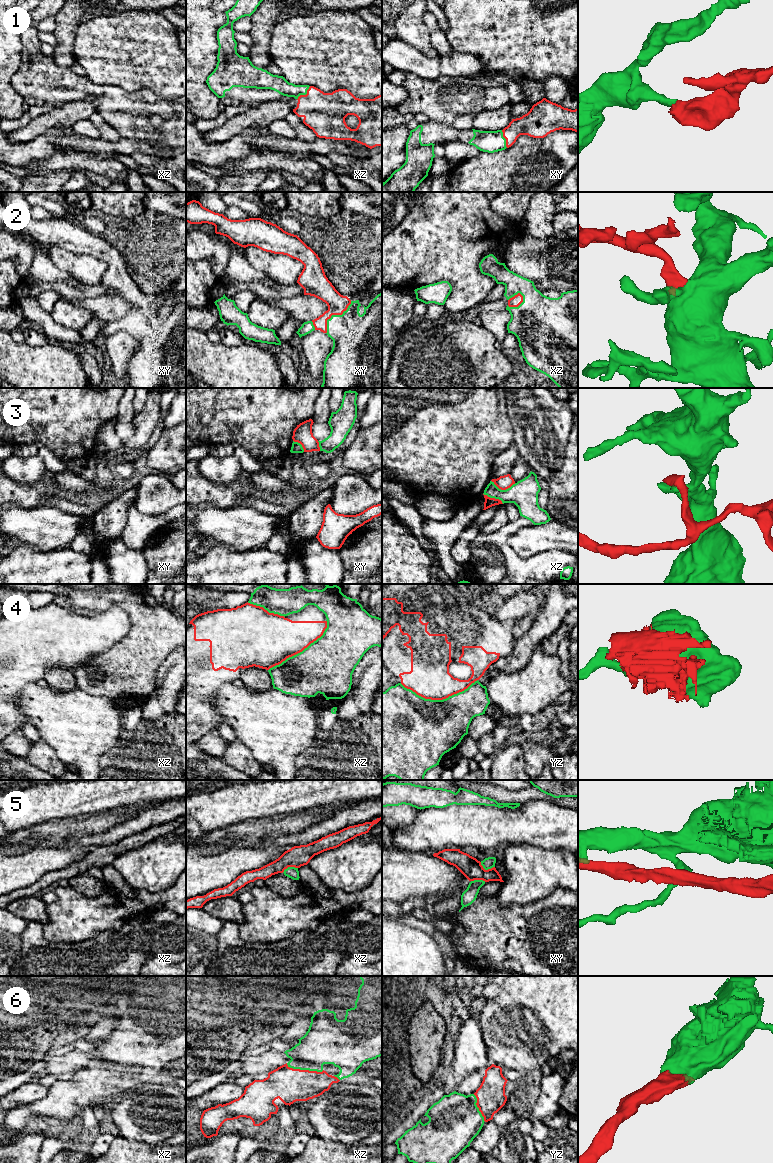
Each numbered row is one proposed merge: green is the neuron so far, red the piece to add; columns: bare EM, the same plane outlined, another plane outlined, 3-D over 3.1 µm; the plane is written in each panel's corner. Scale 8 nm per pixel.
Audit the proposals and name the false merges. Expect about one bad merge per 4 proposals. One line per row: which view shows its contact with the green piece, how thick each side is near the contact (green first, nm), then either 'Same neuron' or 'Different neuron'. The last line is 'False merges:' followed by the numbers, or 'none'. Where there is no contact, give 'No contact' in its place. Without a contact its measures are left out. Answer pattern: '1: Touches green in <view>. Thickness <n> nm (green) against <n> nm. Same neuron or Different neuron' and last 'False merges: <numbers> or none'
1: Touches green in xz. Thickness 130 nm (green) against 320 nm. Same neuron
2: Touches green in xy. Thickness 380 nm (green) against 170 nm. Same neuron
3: Touches green in xz. Thickness 220 nm (green) against 110 nm. Different neuron
4: Touches green in yz. Thickness 480 nm (green) against 320 nm. Different neuron
5: Touches green in xy. Thickness 90 nm (green) against 170 nm. Different neuron
6: Touches green in xz. Thickness 320 nm (green) against 280 nm. Same neuron
False merges: 3, 4, 5

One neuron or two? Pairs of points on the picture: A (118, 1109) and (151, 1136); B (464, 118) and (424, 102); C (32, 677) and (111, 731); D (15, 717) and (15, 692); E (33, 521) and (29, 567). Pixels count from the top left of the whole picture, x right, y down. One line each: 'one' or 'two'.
A: one
B: one
C: two
D: one
E: two

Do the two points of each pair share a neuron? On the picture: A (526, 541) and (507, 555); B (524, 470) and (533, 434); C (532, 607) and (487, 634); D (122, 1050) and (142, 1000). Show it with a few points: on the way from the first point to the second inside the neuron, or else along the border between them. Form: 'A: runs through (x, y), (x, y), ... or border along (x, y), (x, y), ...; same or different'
A: border along (508, 543), (521, 558), (527, 558), (536, 553); different
B: border along (524, 460), (531, 470); different
C: border along (488, 613), (500, 620), (513, 620), (516, 622); different
D: runs through (134, 1038), (142, 1030), (142, 1012); same

